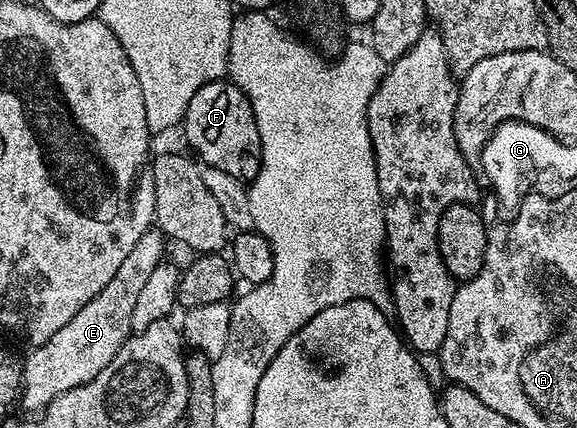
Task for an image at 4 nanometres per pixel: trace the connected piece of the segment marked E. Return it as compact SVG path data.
M150 228L144 235L140 235L140 243L132 247L124 263L116 270L116 275L48 343L40 347L30 349L27 357L24 357L22 366L22 387L20 390L20 405L26 409L41 411L52 403L54 397L64 395L100 375L108 363L120 351L120 347L126 342L126 338L132 333L132 311L136 311L136 299L140 295L140 290L144 287L144 282L152 276L152 271L163 264L168 241L157 228Z

